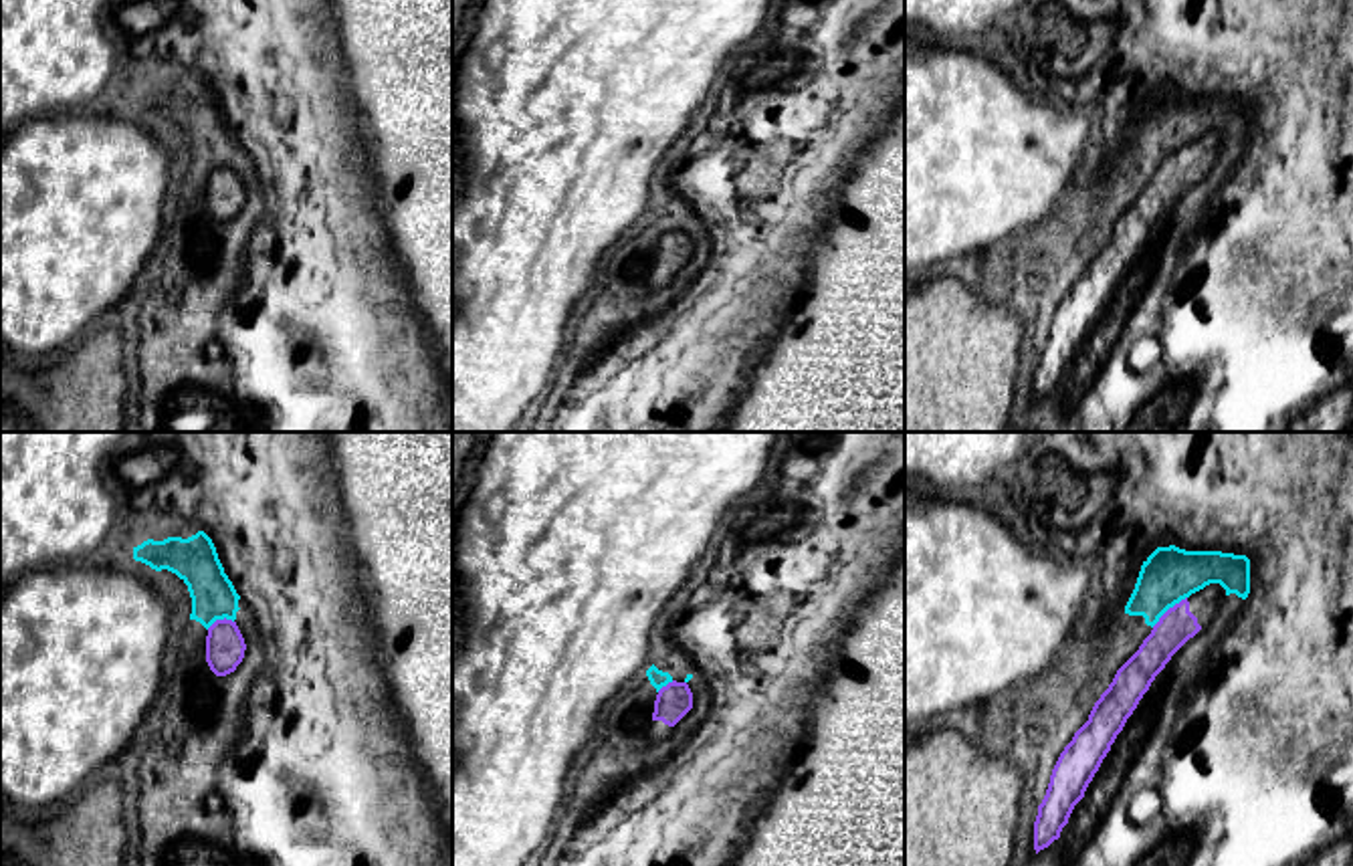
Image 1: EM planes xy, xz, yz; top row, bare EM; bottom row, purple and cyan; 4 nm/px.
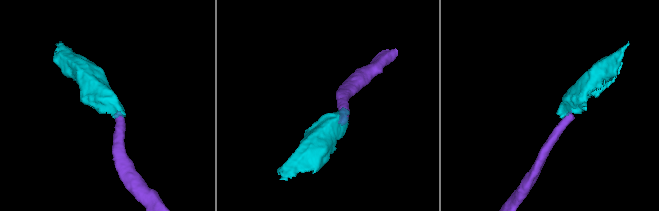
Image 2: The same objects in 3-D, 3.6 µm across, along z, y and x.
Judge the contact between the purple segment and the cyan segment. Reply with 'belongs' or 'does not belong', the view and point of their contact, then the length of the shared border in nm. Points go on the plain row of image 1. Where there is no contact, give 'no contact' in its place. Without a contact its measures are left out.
does not belong | yz (1168, 158) | 190 nm

